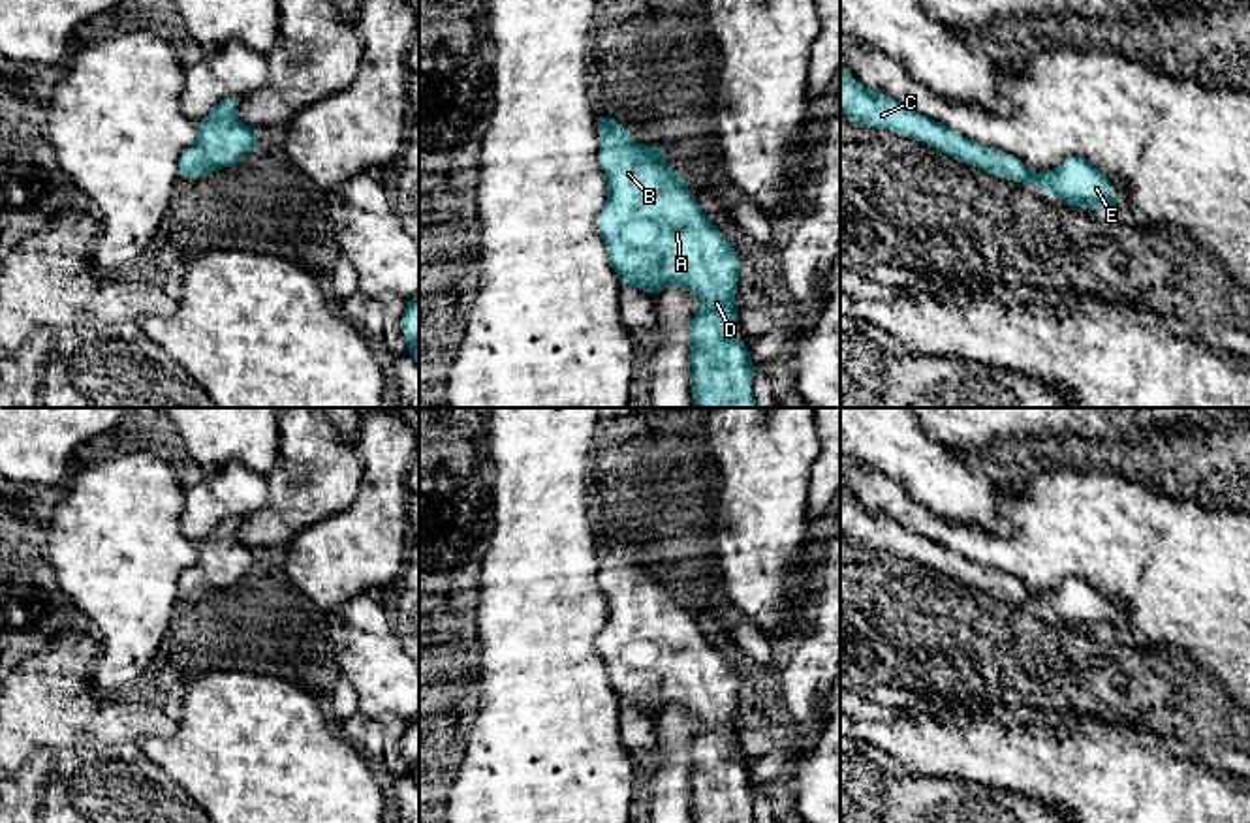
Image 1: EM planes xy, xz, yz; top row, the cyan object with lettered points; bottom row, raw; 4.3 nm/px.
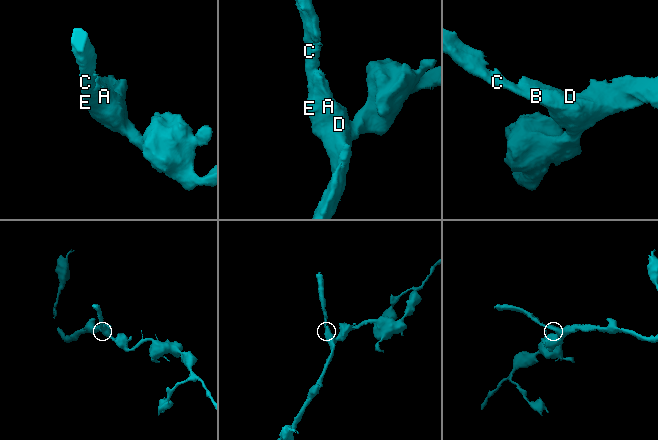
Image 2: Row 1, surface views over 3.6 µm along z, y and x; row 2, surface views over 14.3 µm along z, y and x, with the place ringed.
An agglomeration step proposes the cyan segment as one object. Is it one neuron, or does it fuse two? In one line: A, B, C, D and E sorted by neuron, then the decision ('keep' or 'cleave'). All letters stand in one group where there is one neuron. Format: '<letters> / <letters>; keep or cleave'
A B C D E; keep

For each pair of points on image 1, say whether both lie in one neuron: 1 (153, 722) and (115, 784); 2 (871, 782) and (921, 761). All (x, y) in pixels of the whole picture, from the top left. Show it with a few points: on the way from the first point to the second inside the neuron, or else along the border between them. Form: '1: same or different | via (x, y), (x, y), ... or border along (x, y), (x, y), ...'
1: same | via (136, 729), (115, 750), (115, 767)
2: different | border along (865, 745), (895, 758), (906, 775), (946, 778)

